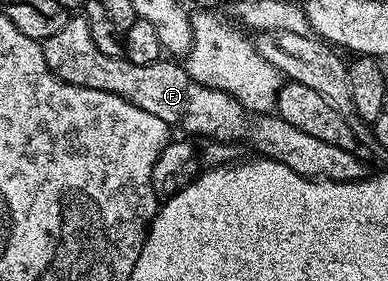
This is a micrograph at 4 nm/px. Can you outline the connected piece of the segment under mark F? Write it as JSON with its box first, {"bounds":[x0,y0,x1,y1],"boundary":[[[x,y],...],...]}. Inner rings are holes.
{"bounds":[43,16,365,182],"boundary":[[[83,16],[69,17],[66,28],[54,32],[54,36],[43,39],[46,64],[64,82],[82,88],[94,88],[102,92],[116,94],[130,104],[158,116],[170,128],[176,126],[188,134],[202,134],[216,142],[245,142],[256,149],[257,155],[273,158],[276,162],[294,168],[307,178],[326,178],[329,182],[357,182],[365,177],[364,162],[359,153],[338,148],[338,144],[326,144],[326,140],[317,140],[294,124],[286,124],[275,112],[257,112],[247,110],[234,96],[225,90],[210,88],[188,75],[183,65],[161,60],[143,66],[134,64],[127,58],[105,56],[98,52],[94,40],[90,40],[90,24]]]}

